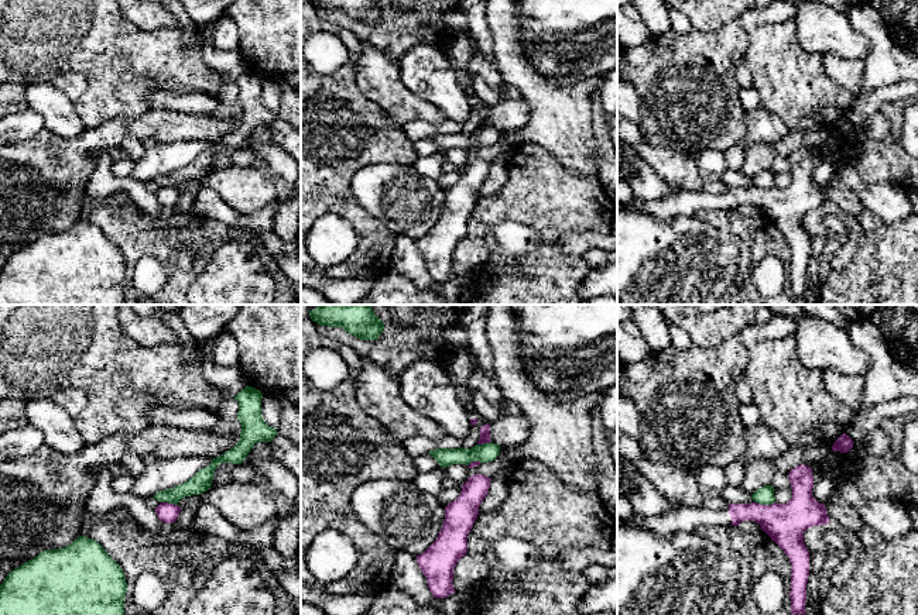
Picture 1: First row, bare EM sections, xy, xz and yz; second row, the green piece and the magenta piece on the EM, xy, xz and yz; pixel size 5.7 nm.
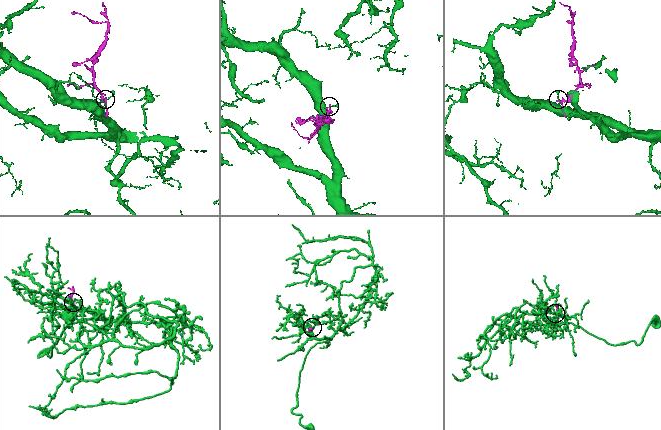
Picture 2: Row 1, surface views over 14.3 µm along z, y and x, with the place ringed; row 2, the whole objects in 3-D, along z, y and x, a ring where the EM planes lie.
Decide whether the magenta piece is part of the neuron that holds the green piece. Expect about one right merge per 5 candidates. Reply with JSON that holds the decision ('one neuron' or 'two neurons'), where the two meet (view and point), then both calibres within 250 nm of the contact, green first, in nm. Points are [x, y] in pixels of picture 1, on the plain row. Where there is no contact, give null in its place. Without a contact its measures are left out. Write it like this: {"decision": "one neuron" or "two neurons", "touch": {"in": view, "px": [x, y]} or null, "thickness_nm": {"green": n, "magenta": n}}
{"decision": "two neurons", "touch": {"in": "yz", "px": [764, 188]}, "thickness_nm": {"green": 100, "magenta": 220}}

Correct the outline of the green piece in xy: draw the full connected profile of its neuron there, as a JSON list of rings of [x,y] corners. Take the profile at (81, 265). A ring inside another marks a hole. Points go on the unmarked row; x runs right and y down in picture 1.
[[[79,220],[62,233],[44,234],[7,258],[0,269],[0,305],[126,305],[127,267],[102,229]]]

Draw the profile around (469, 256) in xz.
[[[470,214],[467,219],[467,236],[456,247],[453,254],[455,276],[473,278],[483,271],[484,248],[482,241],[487,234],[487,224]]]

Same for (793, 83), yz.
[[[795,20],[764,24],[751,31],[743,61],[751,73],[760,107],[777,114],[789,133],[832,131],[853,103],[854,96],[828,76],[822,56],[799,45]]]

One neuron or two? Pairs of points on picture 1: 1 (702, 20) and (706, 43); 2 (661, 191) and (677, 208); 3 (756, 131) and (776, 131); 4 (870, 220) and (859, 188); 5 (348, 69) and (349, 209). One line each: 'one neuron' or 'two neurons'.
1: two neurons
2: two neurons
3: one neuron
4: two neurons
5: one neuron

